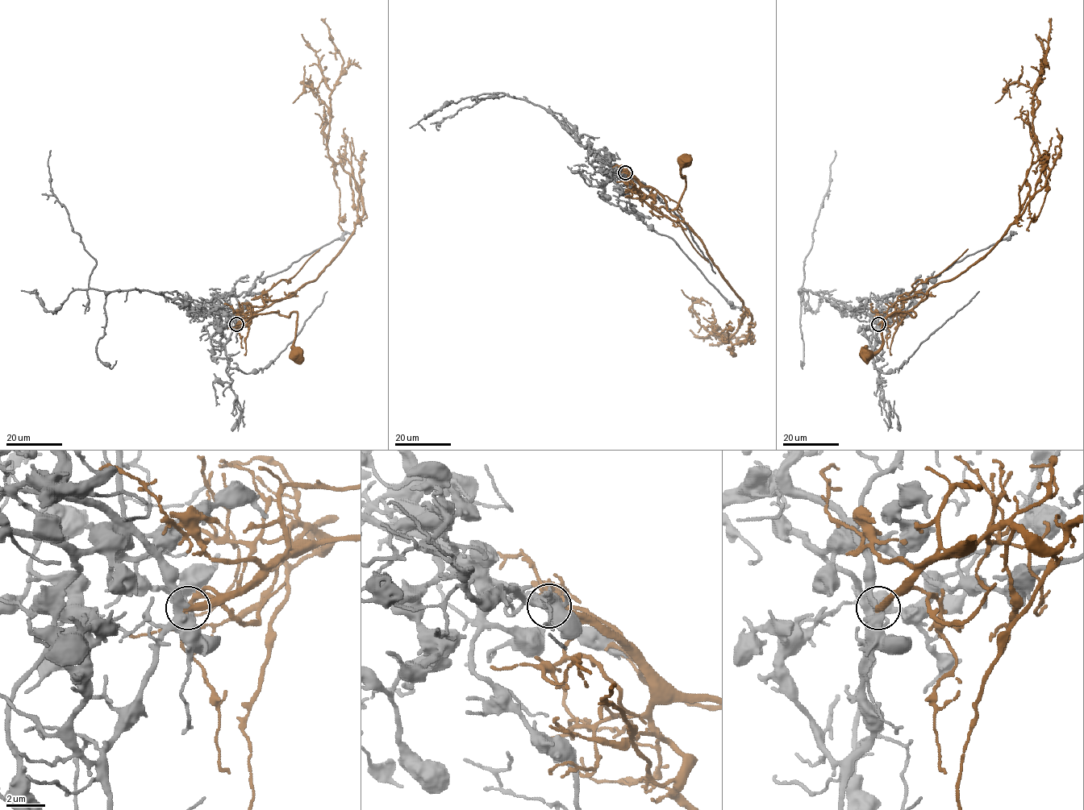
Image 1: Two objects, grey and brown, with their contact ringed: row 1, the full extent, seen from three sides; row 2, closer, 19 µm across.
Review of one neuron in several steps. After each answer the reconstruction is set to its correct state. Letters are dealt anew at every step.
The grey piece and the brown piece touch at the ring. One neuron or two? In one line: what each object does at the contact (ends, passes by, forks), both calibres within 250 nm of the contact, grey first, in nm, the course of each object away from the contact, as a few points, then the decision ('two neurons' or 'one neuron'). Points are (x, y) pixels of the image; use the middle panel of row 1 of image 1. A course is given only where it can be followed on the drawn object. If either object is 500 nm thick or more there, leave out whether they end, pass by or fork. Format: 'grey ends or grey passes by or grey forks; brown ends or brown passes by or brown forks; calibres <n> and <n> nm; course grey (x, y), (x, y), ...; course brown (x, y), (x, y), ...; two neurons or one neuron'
grey passes by; brown ends; calibres 400 and 340 nm; course grey (625, 172), (595, 159), (550, 113), (502, 93), (479, 94), (485, 98), (448, 116), (439, 130); course brown (625, 172), (652, 187), (664, 199), (665, 207), (674, 210), (685, 186), (681, 170), (686, 160); one neuron

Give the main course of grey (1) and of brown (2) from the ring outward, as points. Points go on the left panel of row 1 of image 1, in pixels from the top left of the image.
1: (237, 324), (229, 313), (194, 309), (187, 301), (152, 291), (91, 288), (97, 261), (52, 192), (51, 150)
2: (237, 324), (256, 313), (277, 311), (288, 317), (293, 312), (297, 313), (293, 352), (298, 353)

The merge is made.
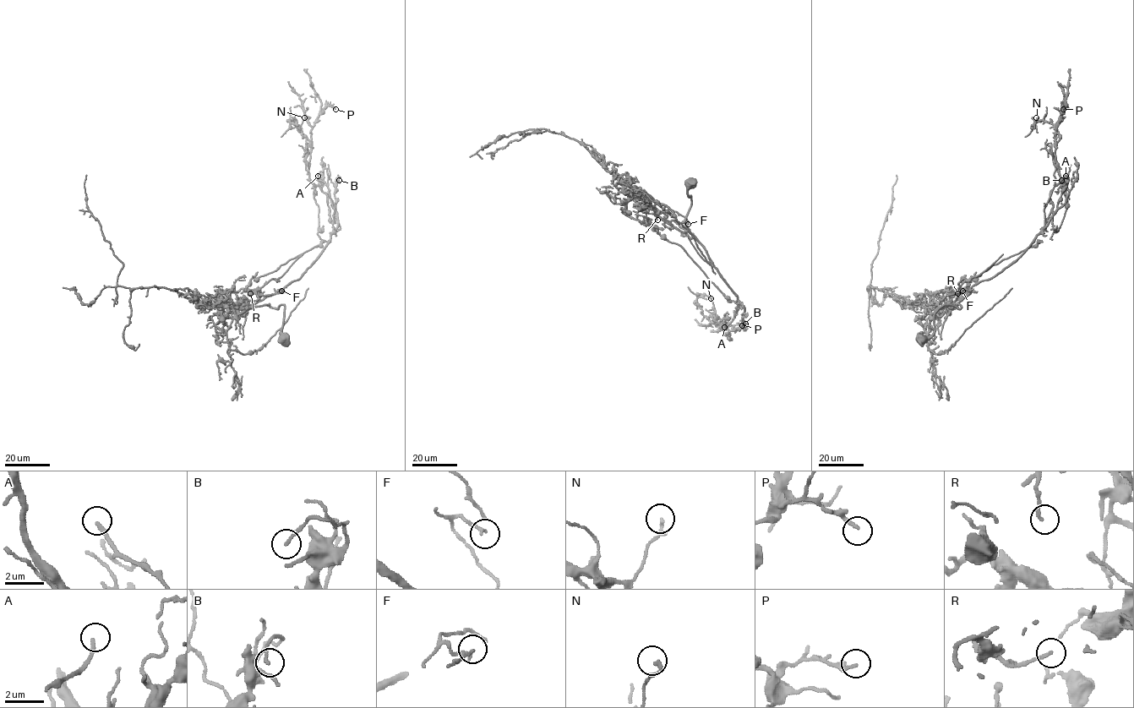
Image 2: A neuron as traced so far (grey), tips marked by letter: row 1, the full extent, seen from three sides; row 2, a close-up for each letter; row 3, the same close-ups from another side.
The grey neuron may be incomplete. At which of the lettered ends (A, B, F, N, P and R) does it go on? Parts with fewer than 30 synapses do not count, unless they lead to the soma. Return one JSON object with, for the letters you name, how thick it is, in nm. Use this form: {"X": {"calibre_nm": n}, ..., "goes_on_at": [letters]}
{"A": {"calibre_nm": 190}, "goes_on_at": ["A"]}

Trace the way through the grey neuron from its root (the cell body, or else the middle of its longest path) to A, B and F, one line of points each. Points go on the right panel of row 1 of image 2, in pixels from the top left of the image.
A: (921, 338), (933, 332), (940, 307), (959, 309), (942, 307), (952, 307), (1024, 252), (1065, 176)
B: (921, 338), (940, 307), (959, 309), (942, 307), (1024, 252), (1056, 209), (1061, 180)
F: (921, 338), (933, 332), (935, 313), (940, 307), (961, 307), (942, 307), (952, 307), (969, 292), (962, 291)

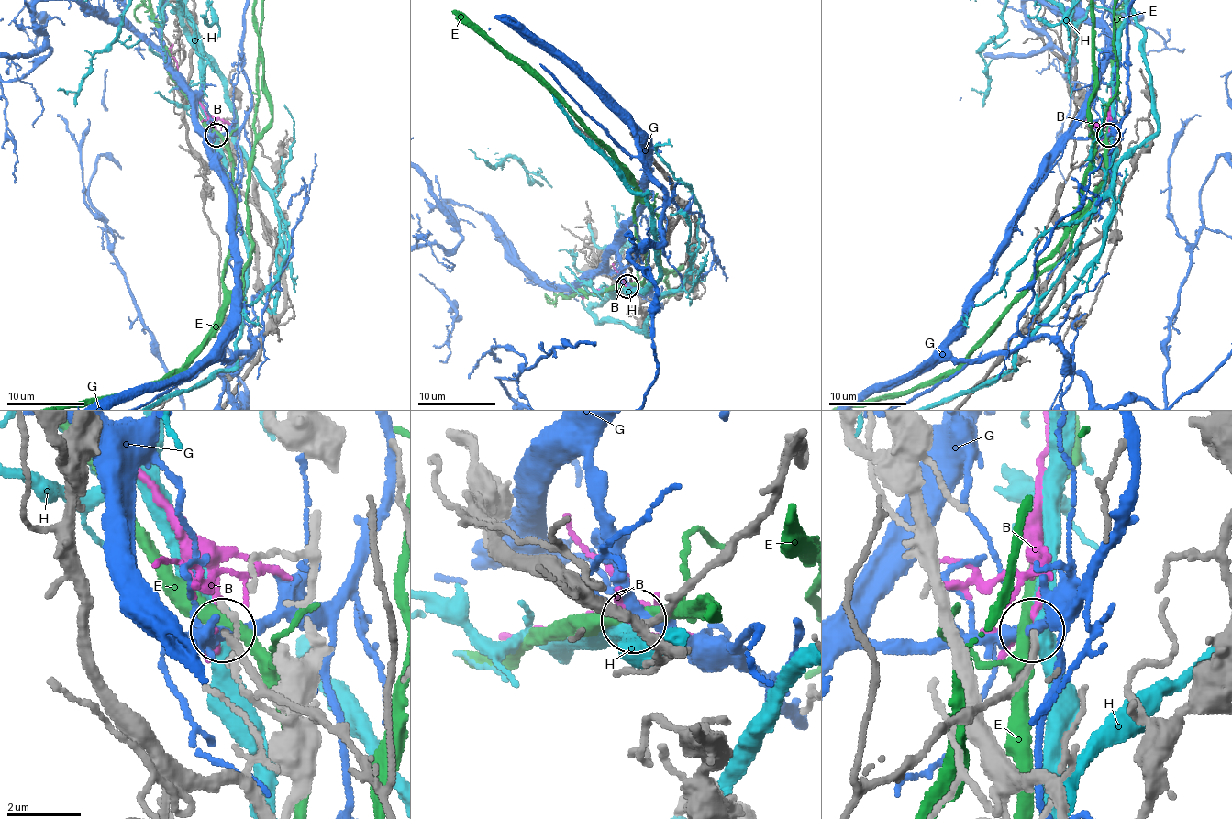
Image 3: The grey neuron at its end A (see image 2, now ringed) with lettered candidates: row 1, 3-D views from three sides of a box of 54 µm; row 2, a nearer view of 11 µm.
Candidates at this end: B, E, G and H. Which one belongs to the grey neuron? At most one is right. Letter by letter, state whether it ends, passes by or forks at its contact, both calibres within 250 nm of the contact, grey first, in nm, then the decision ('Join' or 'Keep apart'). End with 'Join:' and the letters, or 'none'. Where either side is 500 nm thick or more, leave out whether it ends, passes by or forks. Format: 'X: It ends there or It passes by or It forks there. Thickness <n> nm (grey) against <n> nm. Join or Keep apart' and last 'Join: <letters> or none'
B: It passes by. Thickness 190 nm (grey) against 190 nm. Keep apart
E: It passes by. Thickness 200 nm (grey) against 320 nm. Keep apart
G: It forks there. Thickness 200 nm (grey) against 280 nm. Keep apart
H: It passes by. Thickness 200 nm (grey) against 460 nm. Keep apart
Join: none

